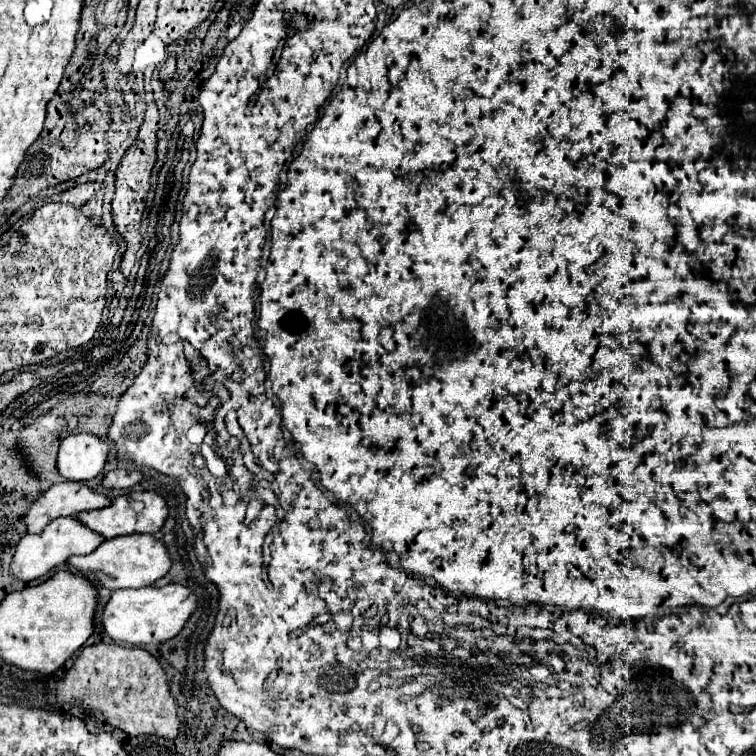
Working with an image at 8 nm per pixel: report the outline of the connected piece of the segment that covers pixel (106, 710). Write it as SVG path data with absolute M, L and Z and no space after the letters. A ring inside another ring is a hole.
M96 643L84 647L58 683L56 699L60 705L80 701L84 707L100 713L108 725L130 735L158 735L174 739L180 727L174 699L168 691L166 675L160 663L140 647L116 643Z

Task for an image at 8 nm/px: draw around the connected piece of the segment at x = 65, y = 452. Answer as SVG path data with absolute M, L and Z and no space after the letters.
M92 433L70 435L60 443L56 471L66 481L88 481L102 473L108 455L108 443Z

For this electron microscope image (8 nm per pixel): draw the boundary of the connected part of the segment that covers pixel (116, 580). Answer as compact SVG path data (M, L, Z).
M134 533L134 535L102 541L90 555L70 557L66 561L66 565L84 577L88 577L88 573L96 575L100 571L100 581L106 579L106 589L116 591L116 589L124 589L124 587L152 585L156 579L160 579L168 573L170 557L168 557L168 551L166 551L164 543L160 541L160 537L146 535L146 533Z

